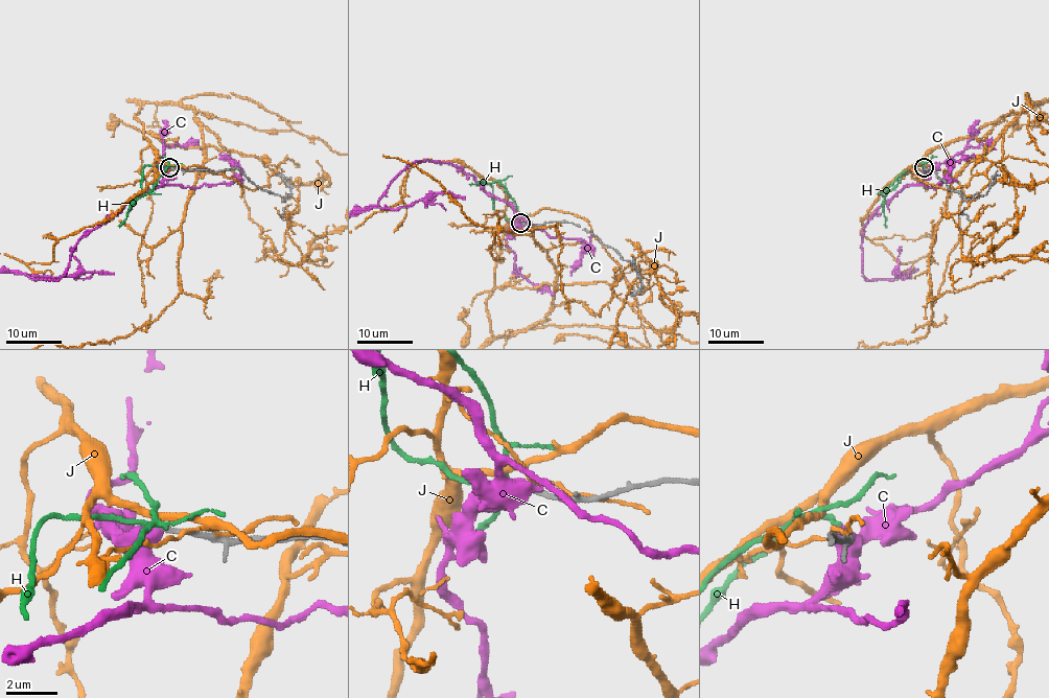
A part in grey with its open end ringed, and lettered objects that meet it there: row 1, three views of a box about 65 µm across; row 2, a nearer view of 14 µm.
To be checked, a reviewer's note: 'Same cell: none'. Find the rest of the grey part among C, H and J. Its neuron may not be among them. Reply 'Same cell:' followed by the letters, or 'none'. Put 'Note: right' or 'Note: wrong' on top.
Note: wrong
Same cell: H

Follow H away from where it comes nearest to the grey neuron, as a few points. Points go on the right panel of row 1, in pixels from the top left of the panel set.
H: (924, 167), (916, 164), (882, 193), (906, 171), (936, 156)

